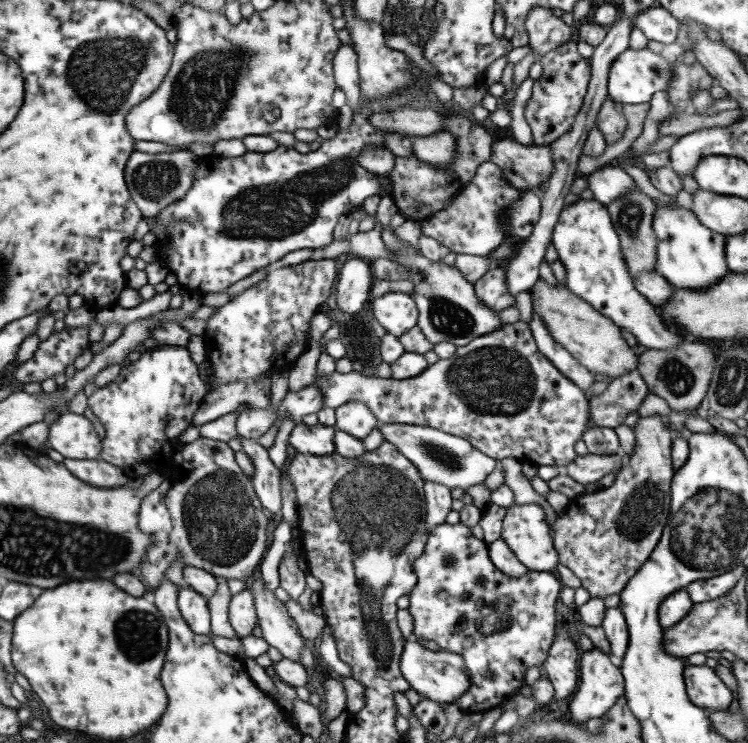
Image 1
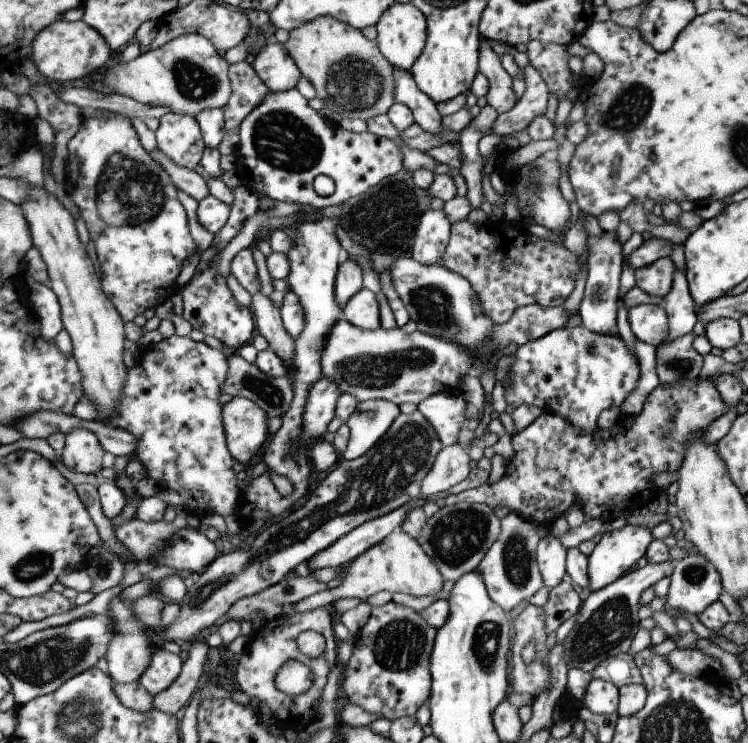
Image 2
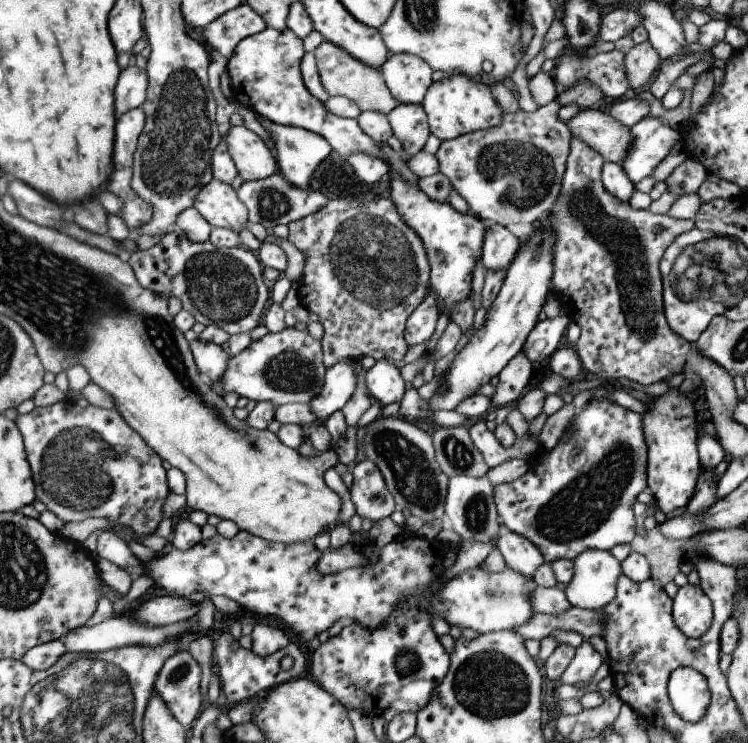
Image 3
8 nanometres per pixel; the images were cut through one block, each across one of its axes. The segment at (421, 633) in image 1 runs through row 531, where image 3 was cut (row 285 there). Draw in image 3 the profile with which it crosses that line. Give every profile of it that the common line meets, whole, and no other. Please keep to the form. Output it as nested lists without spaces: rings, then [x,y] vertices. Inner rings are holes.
[[[397,176],[391,178],[391,202],[399,210],[399,214],[407,220],[407,226],[417,232],[421,238],[427,258],[429,258],[429,286],[433,286],[437,300],[441,306],[451,304],[451,308],[467,296],[471,290],[471,270],[475,260],[481,256],[481,240],[485,232],[485,220],[479,220],[473,214],[459,214],[451,208],[451,204],[437,204],[427,200],[427,196],[419,188],[411,188],[403,184]]]

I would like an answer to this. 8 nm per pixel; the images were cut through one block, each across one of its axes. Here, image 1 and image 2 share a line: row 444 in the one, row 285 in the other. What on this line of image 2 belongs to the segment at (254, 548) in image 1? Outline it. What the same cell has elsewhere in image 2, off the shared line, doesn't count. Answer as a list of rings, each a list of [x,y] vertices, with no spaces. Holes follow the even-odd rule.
[[[241,186],[235,190],[235,196],[237,196],[237,202],[233,206],[233,212],[231,212],[231,222],[217,234],[215,238],[215,248],[217,248],[217,254],[213,256],[209,268],[205,272],[199,272],[193,276],[193,280],[183,288],[183,316],[185,320],[189,320],[195,330],[203,332],[205,336],[215,336],[219,338],[225,348],[241,348],[243,344],[251,344],[253,336],[255,334],[255,320],[253,318],[253,312],[251,312],[251,306],[243,306],[239,302],[239,298],[235,296],[235,292],[231,290],[231,284],[227,282],[229,278],[225,278],[221,274],[221,268],[219,264],[223,262],[221,258],[221,252],[243,232],[243,228],[247,226],[247,222],[257,216],[261,212],[261,196],[257,192],[251,192],[249,188]]]

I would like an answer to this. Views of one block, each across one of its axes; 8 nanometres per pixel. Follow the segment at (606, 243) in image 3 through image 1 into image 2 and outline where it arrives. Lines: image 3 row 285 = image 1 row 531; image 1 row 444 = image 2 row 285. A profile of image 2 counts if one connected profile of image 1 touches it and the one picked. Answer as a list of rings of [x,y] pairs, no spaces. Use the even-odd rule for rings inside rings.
[[[669,258],[655,260],[649,266],[635,270],[635,288],[641,288],[651,298],[665,298],[671,290],[675,266]]]

